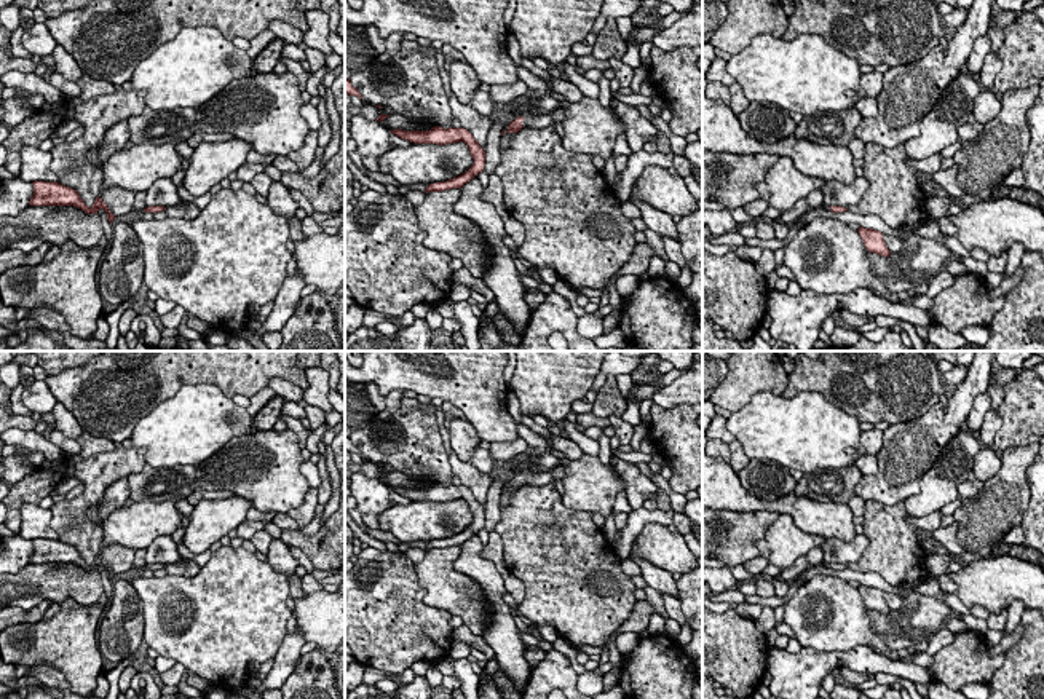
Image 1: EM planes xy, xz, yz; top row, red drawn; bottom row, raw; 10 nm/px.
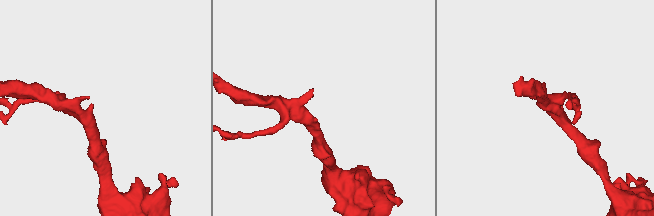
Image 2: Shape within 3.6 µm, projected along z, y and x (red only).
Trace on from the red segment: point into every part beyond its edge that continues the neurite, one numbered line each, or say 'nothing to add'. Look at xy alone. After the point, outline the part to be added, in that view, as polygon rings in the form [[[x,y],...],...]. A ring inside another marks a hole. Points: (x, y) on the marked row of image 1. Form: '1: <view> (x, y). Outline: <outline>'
nothing to add

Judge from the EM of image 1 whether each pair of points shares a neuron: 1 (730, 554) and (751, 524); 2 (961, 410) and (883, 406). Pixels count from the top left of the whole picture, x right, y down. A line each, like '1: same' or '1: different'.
1: same
2: different

